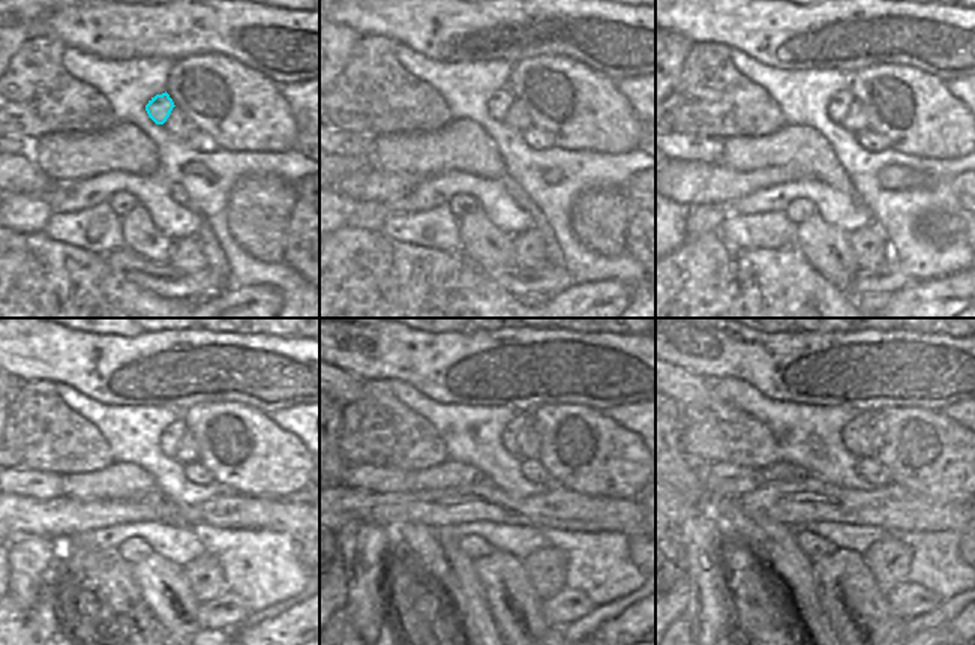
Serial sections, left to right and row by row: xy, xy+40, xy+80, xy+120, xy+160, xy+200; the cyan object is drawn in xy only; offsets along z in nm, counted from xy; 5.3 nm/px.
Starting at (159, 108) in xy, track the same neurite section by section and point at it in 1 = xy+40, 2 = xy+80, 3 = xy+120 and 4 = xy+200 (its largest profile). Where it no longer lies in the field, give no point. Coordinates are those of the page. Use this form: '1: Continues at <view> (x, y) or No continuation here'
1: Continues at xy+40 (498, 105)
2: Continues at xy+80 (837, 108)
3: Continues at xy+120 (171, 435)
4: Continues at xy+200 (851, 432)

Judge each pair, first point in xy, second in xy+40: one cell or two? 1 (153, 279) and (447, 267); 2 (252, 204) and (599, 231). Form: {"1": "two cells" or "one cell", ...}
{"1": "two cells", "2": "one cell"}

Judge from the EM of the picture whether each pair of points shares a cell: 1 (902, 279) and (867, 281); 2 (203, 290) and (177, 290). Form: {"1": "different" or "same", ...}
{"1": "same", "2": "same"}

